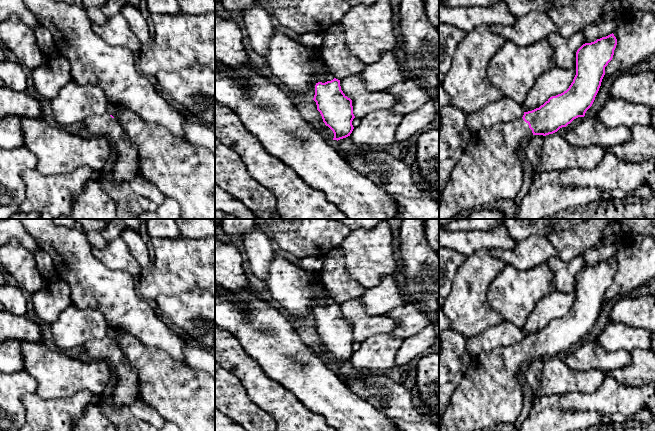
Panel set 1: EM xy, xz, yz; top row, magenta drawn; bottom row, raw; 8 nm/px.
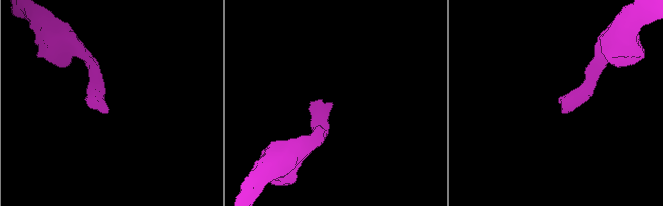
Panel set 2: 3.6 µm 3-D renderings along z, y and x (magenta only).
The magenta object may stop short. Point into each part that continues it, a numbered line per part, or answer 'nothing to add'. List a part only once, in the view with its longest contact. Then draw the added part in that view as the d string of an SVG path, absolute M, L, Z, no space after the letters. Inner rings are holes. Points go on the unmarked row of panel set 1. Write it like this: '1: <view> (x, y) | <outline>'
1: yz (489, 395) | M523 342L496 347L473 358L442 415L439 431L486 431L501 424L518 424L523 393L517 377L532 360Z

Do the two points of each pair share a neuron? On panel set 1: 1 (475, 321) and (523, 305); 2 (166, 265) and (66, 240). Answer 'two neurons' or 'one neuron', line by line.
1: two neurons
2: two neurons

